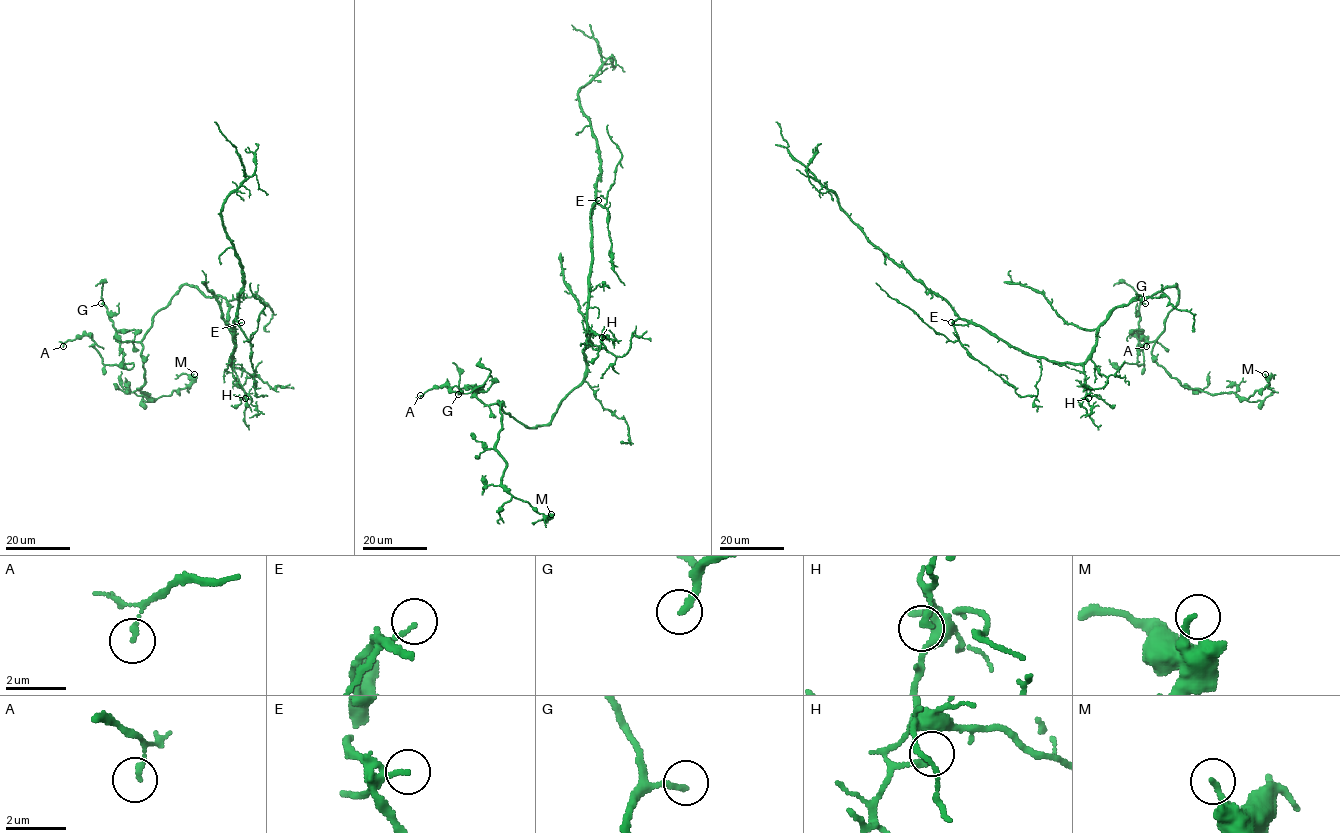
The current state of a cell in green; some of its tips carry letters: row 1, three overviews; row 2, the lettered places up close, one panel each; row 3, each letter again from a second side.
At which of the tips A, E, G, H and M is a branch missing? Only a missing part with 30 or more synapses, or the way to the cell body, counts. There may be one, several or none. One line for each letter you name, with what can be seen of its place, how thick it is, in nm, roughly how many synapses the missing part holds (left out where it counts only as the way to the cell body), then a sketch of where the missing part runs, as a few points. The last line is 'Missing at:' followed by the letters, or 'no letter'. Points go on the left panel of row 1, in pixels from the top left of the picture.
E: at (241, 322); 140 nm thick; about 35 synapses; missing branch runs (241, 322), (247, 321), (262, 307), (265, 284), (261, 249), (246, 224), (248, 205)
G: at (101, 303); 220 nm thick; about 40 synapses; missing branch runs (101, 303), (89, 310), (90, 327), (84, 337)
Missing at: E, G

